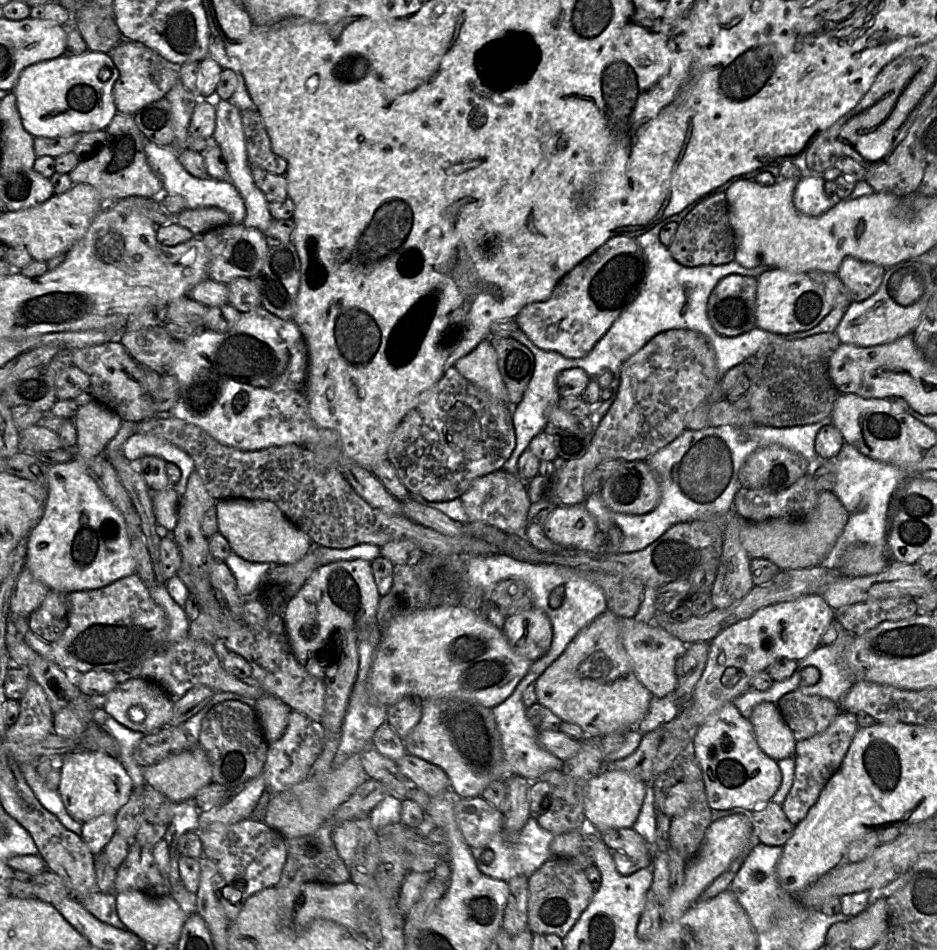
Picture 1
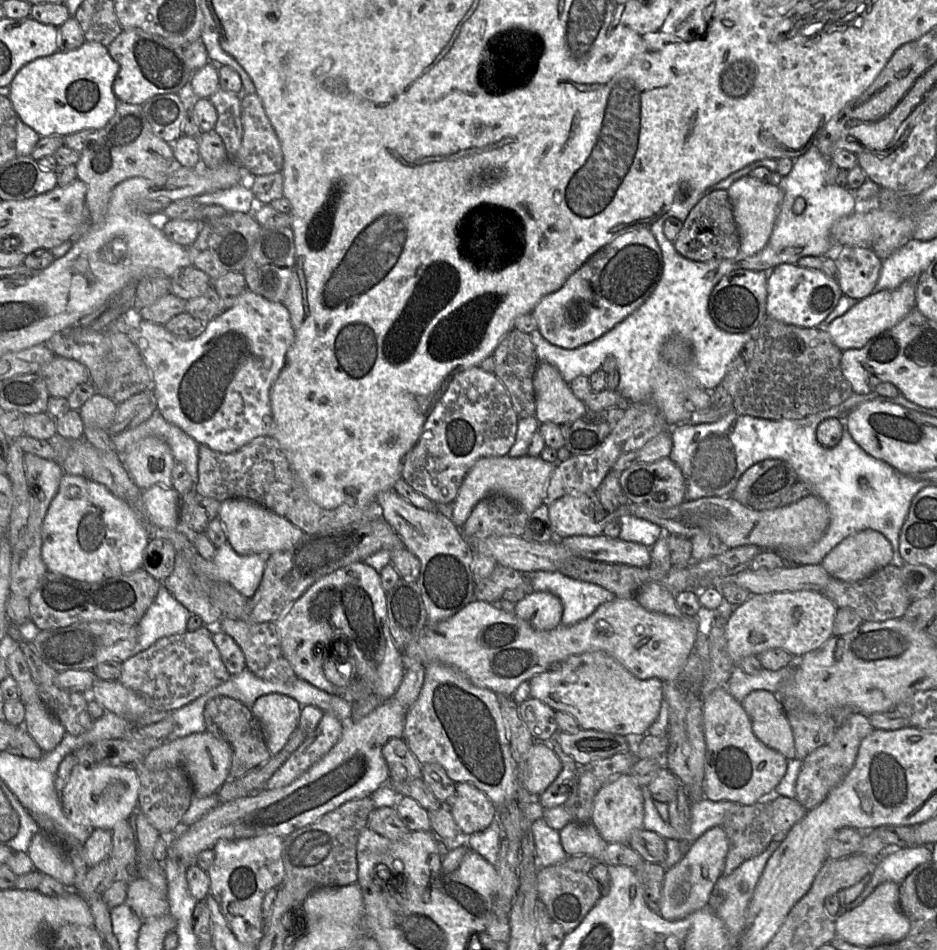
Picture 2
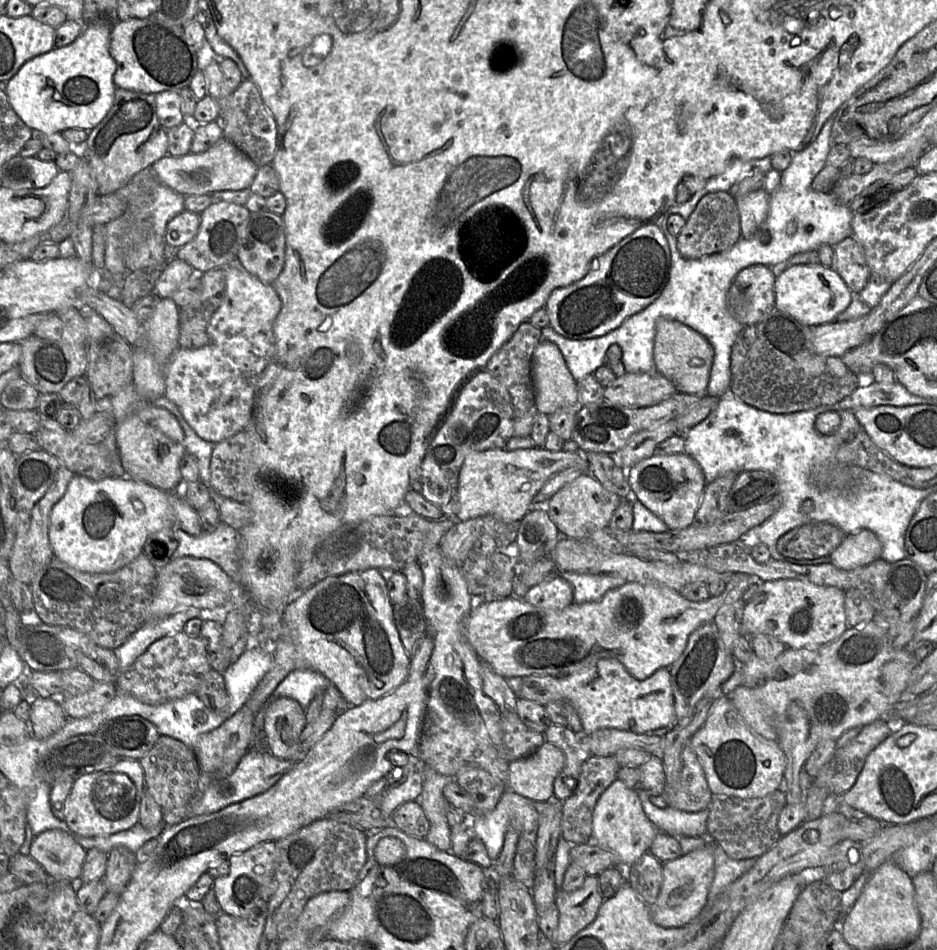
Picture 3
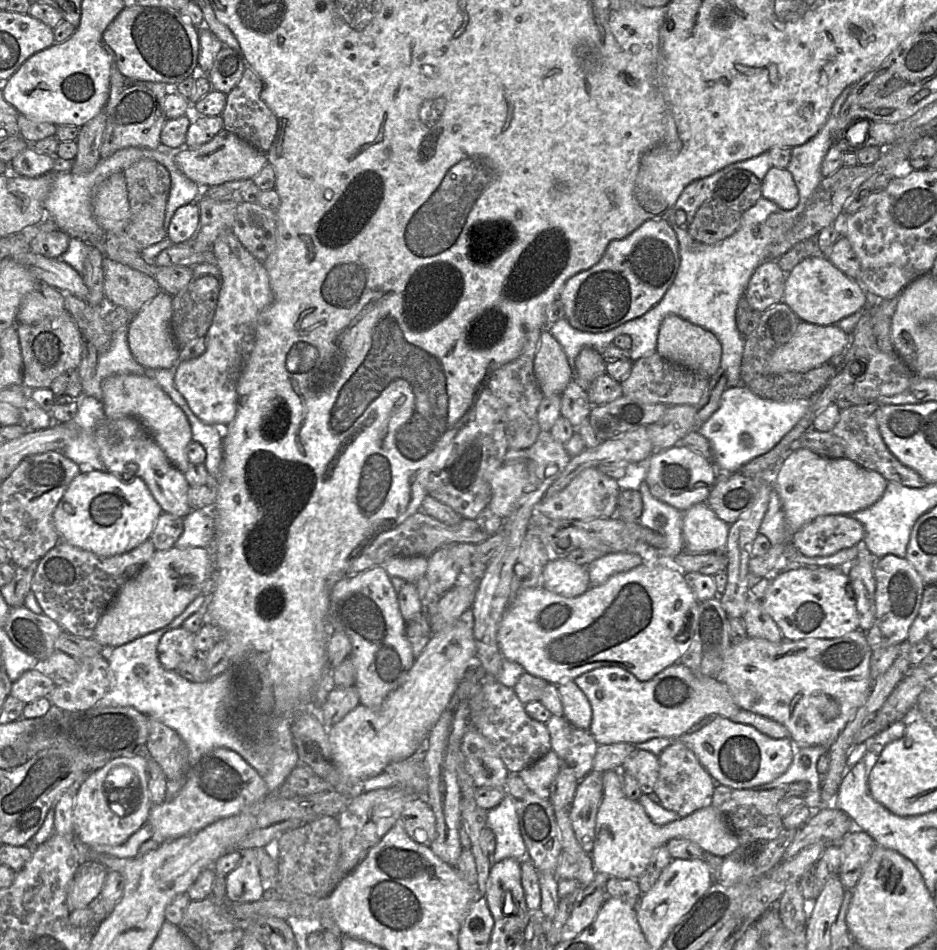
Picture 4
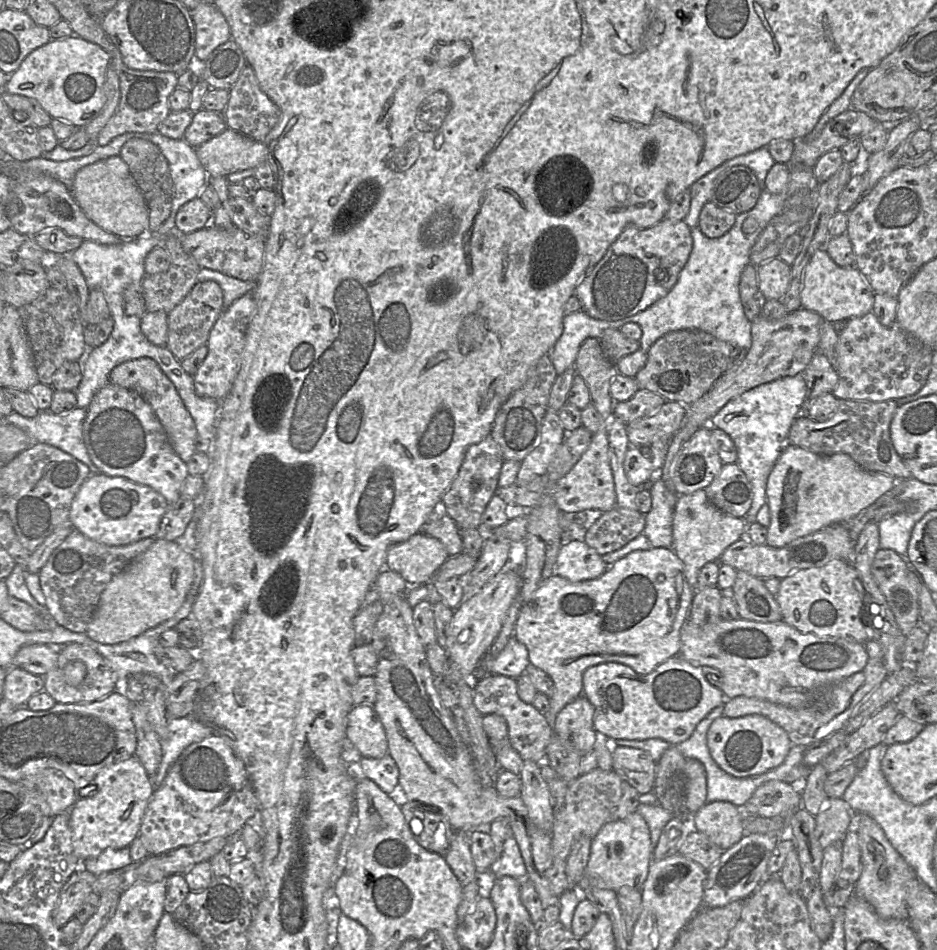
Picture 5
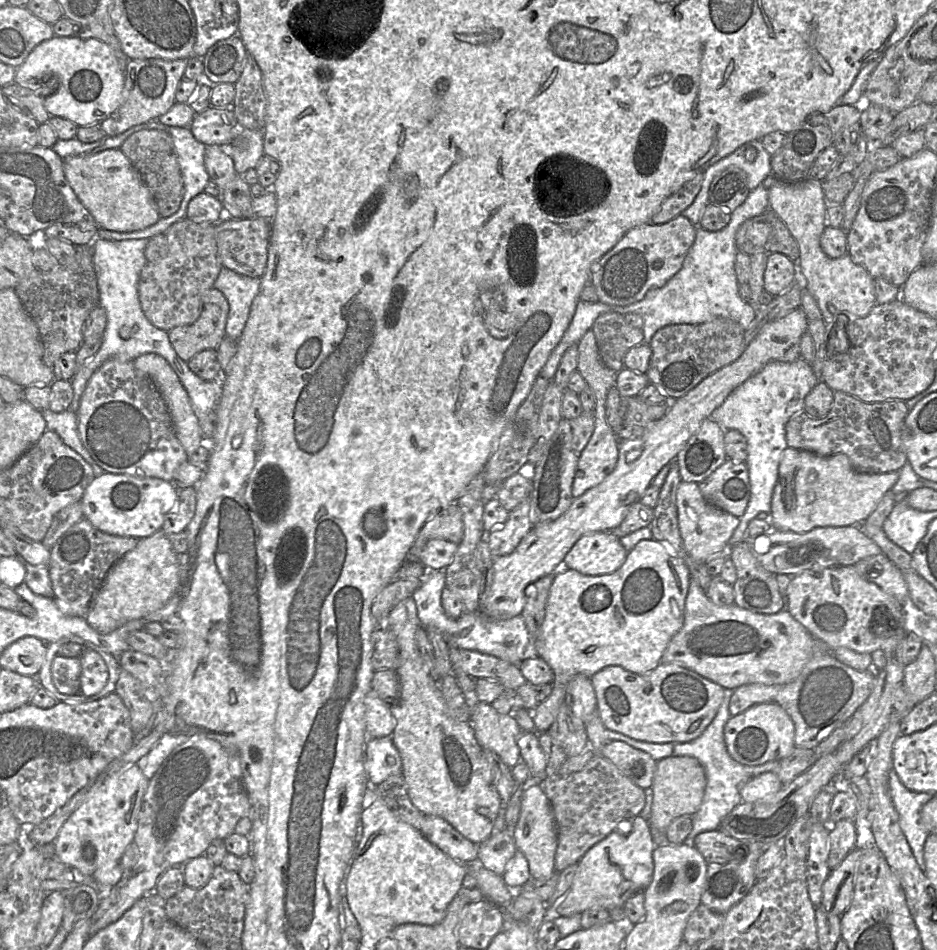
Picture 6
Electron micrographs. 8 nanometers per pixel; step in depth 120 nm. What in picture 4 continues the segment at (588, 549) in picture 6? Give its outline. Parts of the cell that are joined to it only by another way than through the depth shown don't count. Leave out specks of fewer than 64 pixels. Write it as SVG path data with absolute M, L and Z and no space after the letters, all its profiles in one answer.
M561 557L546 565L542 574L542 586L558 595L573 598L586 592L591 584L586 566L568 557Z

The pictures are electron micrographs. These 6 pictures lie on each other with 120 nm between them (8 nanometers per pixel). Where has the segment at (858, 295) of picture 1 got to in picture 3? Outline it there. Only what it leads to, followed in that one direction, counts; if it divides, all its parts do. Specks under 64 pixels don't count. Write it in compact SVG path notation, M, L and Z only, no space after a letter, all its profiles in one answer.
M851 235L833 248L833 269L853 295L860 294L871 278L870 268L862 246Z

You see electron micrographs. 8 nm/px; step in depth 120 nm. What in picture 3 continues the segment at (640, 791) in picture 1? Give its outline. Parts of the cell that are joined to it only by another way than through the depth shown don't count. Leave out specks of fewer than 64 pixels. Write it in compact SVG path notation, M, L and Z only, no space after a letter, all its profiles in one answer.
M618 778L600 795L593 811L592 839L617 857L619 867L628 868L649 852L659 832L646 816L637 791L628 788Z

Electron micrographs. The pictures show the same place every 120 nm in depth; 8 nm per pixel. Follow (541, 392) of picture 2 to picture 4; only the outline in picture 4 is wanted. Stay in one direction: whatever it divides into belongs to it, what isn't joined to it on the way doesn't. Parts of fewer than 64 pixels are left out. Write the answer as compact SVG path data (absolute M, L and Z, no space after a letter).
M545 329L540 333L534 357L534 373L544 397L561 394L573 380L563 348Z

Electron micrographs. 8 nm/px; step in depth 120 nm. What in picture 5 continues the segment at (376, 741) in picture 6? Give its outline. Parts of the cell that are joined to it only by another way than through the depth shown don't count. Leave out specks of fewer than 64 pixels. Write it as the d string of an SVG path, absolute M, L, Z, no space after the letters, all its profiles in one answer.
M388 753L380 759L362 758L359 769L361 774L373 781L386 794L392 796L398 789L399 769Z

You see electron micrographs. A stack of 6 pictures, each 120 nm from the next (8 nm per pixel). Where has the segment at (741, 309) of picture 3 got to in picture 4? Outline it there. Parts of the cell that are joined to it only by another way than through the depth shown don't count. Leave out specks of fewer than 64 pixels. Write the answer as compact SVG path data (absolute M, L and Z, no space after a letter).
M763 261L752 274L744 294L752 309L762 313L768 308L783 302L786 278L787 273L779 267L777 261Z

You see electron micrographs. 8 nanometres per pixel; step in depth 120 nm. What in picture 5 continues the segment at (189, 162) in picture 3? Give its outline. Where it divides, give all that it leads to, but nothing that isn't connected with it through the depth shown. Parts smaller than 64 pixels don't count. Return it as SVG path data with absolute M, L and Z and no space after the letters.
M227 128L195 148L196 155L209 178L256 168L267 161L268 148L238 131Z

